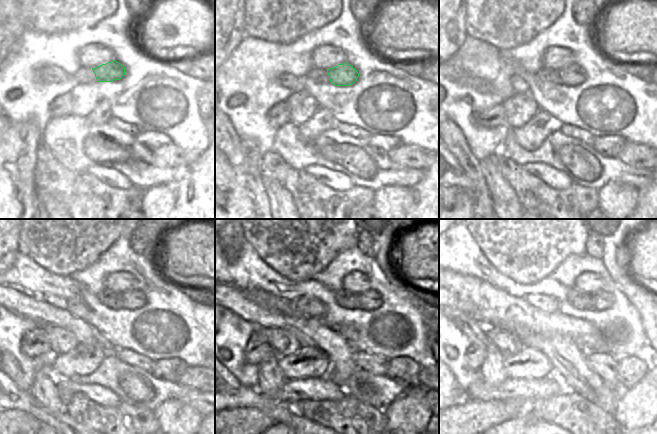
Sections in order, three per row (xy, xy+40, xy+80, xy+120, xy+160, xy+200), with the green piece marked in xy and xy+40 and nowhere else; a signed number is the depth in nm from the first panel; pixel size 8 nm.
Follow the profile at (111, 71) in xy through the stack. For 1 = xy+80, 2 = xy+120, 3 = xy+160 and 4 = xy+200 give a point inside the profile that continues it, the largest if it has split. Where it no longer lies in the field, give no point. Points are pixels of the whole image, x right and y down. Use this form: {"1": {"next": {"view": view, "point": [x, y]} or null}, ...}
{"1": {"next": {"view": "xy+80", "point": [573, 75]}}, "2": {"next": {"view": "xy+120", "point": [132, 299]}}, "3": {"next": {"view": "xy+160", "point": [370, 300]}}, "4": {"next": {"view": "xy+200", "point": [600, 300]}}}

